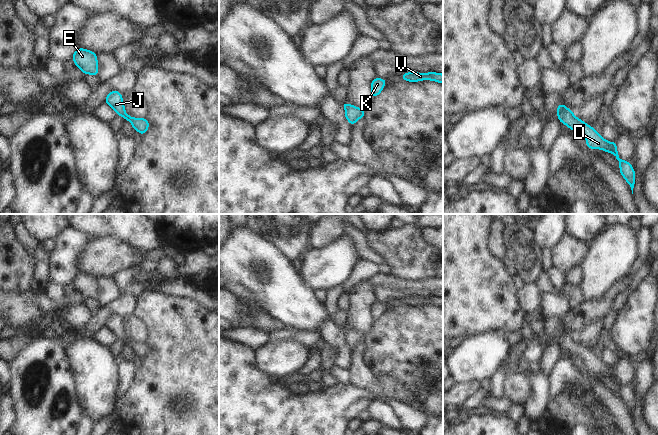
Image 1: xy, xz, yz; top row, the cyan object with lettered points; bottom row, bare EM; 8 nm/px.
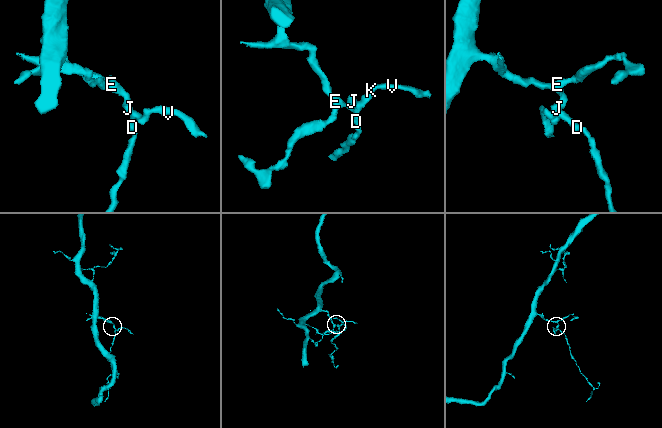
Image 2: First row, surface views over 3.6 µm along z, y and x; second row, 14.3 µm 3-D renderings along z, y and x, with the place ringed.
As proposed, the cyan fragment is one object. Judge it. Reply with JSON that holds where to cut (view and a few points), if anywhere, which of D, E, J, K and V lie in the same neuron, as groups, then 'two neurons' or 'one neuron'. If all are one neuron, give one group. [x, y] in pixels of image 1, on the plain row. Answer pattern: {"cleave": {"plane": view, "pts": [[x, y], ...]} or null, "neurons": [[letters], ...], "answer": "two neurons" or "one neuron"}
{"cleave": {"plane": "yz", "pts": [[564, 331], [557, 338]]}, "neurons": [["D", "K", "V"], ["E", "J"]], "answer": "two neurons"}

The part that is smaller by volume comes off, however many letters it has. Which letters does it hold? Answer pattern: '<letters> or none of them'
D, K, V

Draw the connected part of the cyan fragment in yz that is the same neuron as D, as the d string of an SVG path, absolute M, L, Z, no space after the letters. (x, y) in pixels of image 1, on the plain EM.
M564 332L557 341L561 347L564 347L573 356L582 356L586 362L586 368L588 372L601 373L605 376L612 377L616 381L620 388L620 397L630 409L633 418L636 398L634 396L633 390L629 386L619 382L616 366L608 366L607 364L603 363L594 352L575 341L572 334L569 332Z

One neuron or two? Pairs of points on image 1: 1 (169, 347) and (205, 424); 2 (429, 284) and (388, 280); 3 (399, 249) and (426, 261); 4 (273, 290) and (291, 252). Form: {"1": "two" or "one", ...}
{"1": "one", "2": "one", "3": "one", "4": "two"}

